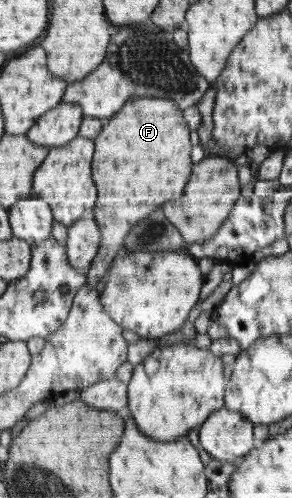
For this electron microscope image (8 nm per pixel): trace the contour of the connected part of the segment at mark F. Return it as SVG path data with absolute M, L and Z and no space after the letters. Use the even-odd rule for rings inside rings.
M150 97L130 98L114 117L106 121L94 141L92 176L98 192L95 219L102 231L102 244L86 275L88 283L95 287L96 279L106 276L113 259L122 252L123 242L132 228L150 212L154 212L158 206L162 206L166 200L176 200L183 196L192 170L190 162L192 144L190 144L190 128L186 126L176 102Z

